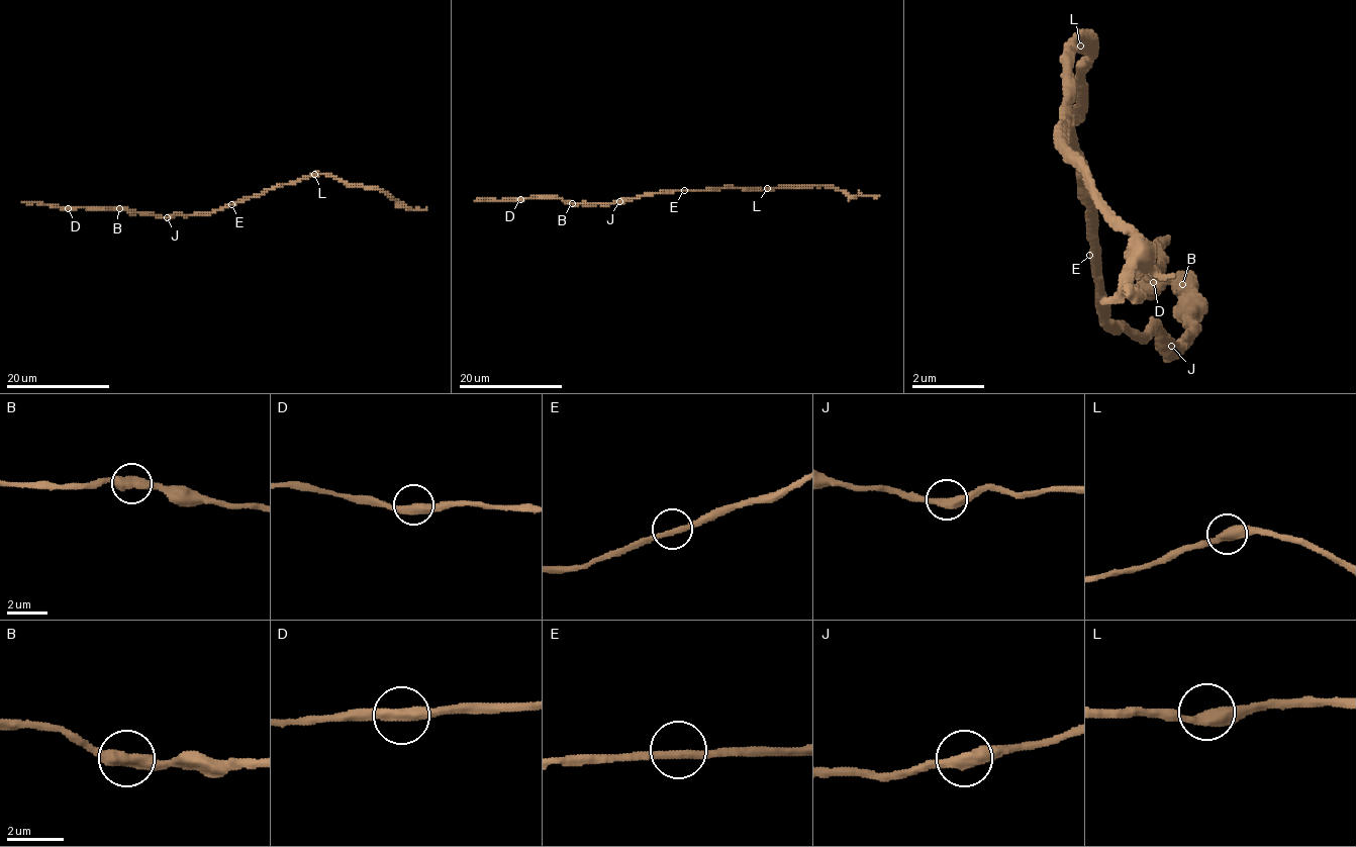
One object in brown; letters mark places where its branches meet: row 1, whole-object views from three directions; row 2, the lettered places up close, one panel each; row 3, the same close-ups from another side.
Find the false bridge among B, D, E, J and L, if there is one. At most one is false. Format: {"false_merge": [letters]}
{"false_merge": []}

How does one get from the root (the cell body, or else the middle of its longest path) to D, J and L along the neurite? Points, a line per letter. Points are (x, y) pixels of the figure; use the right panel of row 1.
D: (1098, 264), (1098, 309), (1126, 337), (1153, 327), (1171, 346), (1189, 300), (1171, 282), (1144, 291), (1153, 282)
J: (1098, 264), (1098, 309), (1126, 337), (1135, 337), (1144, 327), (1153, 327), (1171, 346)
L: (1098, 264), (1089, 173), (1071, 155), (1080, 73), (1089, 64), (1080, 45)

